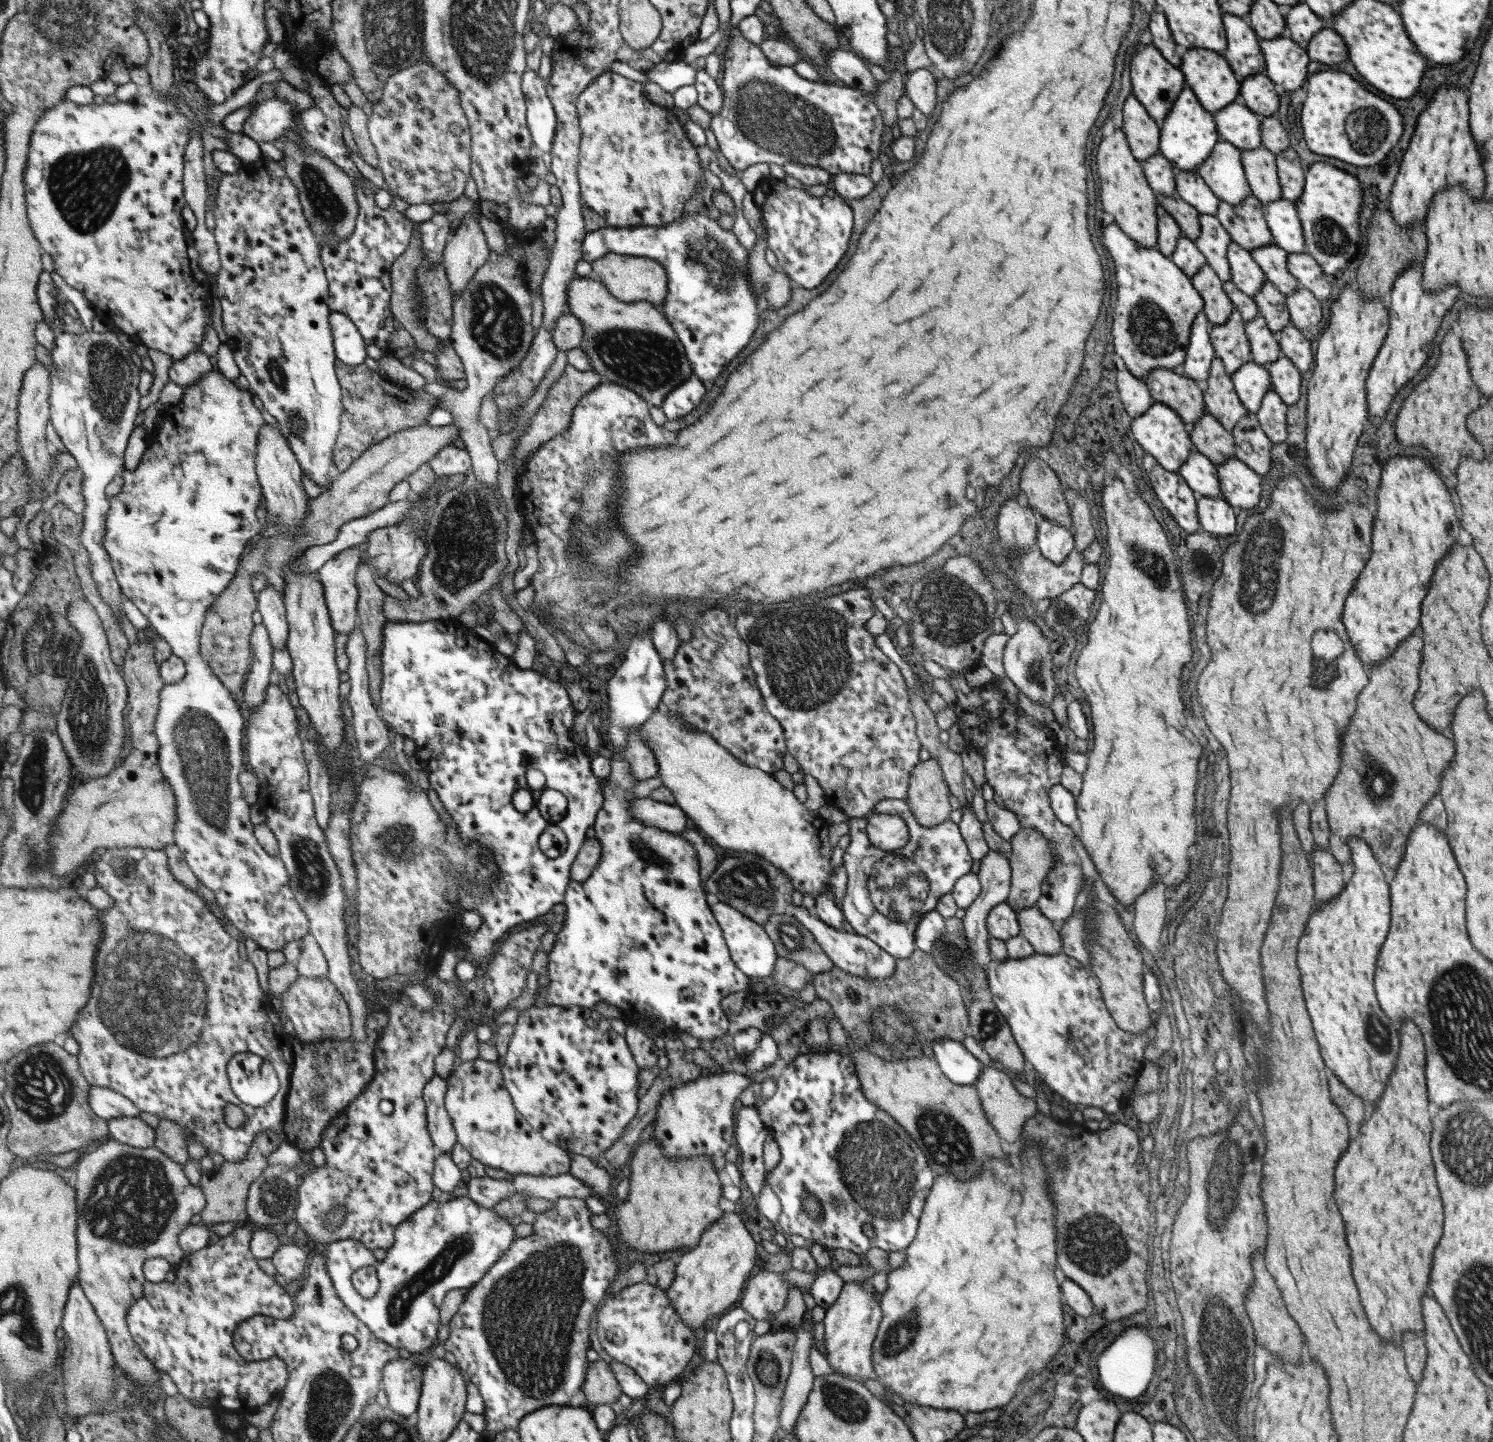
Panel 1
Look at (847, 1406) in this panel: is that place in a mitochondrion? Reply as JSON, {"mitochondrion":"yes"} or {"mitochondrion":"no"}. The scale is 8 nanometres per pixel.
{"mitochondrion":"yes"}

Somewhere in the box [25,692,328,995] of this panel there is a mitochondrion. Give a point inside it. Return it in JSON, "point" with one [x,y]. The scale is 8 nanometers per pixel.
{"point":[199,740]}

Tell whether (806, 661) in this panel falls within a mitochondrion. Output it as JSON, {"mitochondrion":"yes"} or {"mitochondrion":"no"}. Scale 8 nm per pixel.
{"mitochondrion":"yes"}

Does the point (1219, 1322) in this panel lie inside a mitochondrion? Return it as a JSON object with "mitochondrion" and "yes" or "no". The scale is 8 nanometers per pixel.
{"mitochondrion":"yes"}

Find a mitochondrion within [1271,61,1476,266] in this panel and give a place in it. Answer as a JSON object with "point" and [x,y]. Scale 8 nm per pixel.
{"point":[1367,130]}

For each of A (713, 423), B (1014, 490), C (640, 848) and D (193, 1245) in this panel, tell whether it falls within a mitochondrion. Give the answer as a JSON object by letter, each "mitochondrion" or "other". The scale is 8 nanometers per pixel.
{"A":"other","B":"other","C":"mitochondrion","D":"other"}

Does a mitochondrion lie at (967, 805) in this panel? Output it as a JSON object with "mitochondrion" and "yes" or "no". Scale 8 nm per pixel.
{"mitochondrion":"no"}

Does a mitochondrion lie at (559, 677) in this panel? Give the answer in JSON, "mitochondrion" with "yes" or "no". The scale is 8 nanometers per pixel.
{"mitochondrion":"no"}

